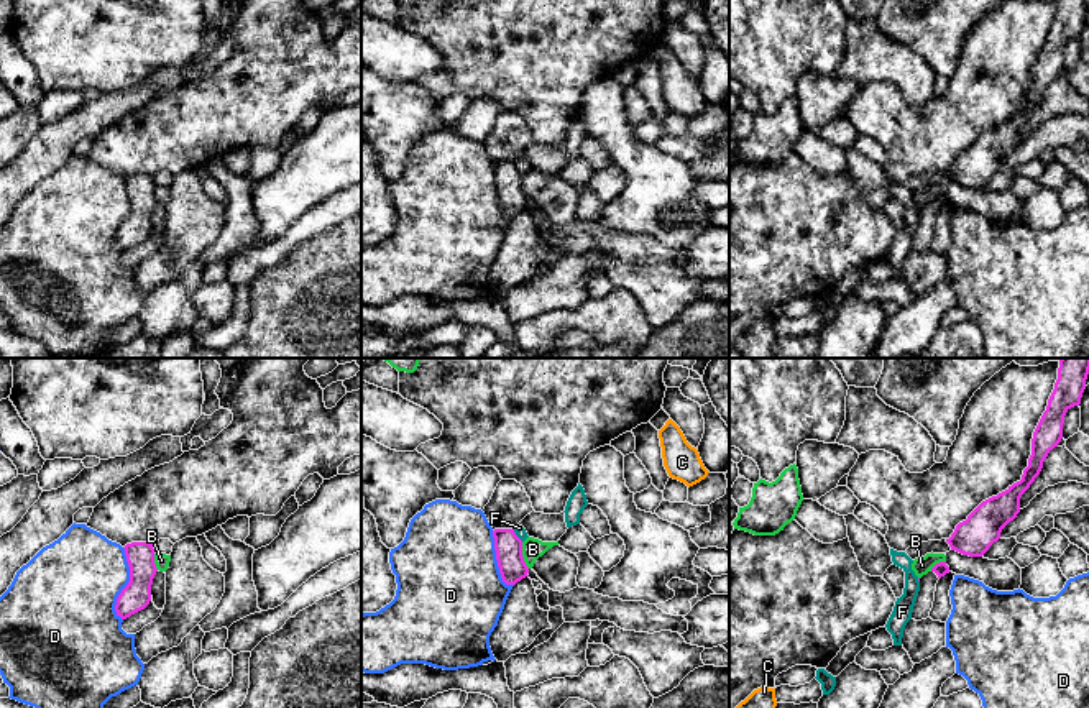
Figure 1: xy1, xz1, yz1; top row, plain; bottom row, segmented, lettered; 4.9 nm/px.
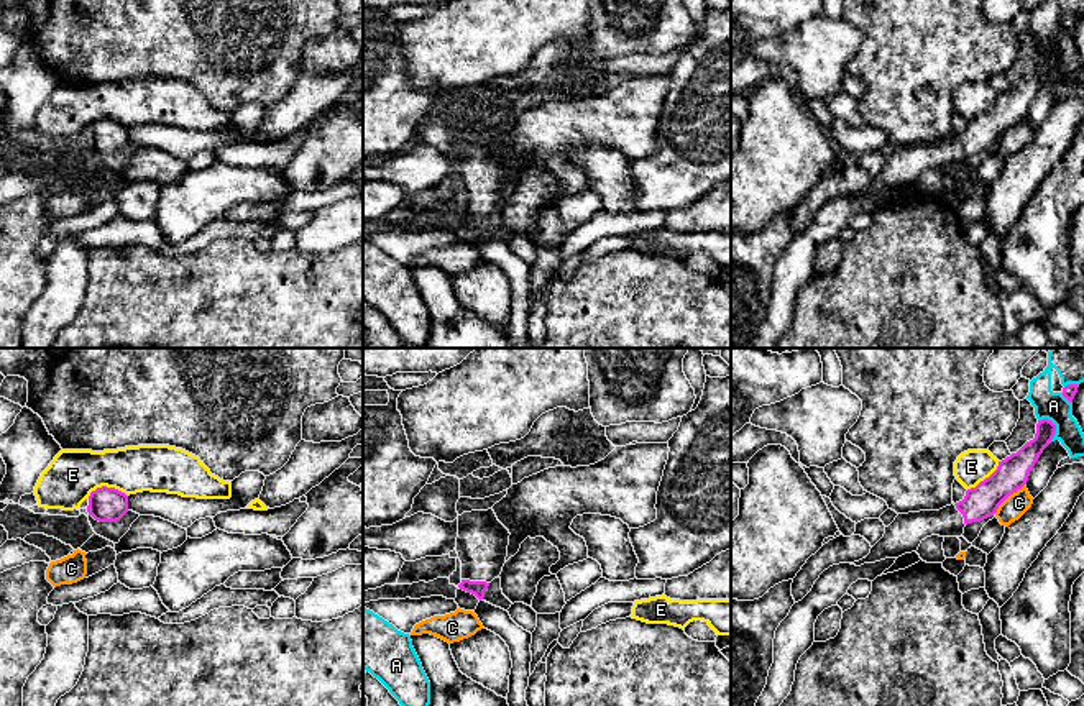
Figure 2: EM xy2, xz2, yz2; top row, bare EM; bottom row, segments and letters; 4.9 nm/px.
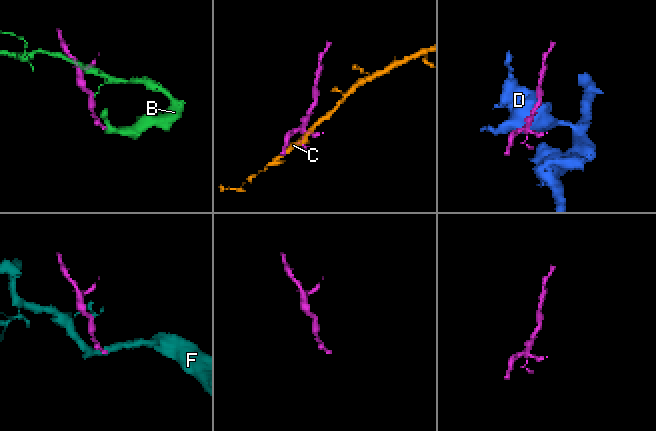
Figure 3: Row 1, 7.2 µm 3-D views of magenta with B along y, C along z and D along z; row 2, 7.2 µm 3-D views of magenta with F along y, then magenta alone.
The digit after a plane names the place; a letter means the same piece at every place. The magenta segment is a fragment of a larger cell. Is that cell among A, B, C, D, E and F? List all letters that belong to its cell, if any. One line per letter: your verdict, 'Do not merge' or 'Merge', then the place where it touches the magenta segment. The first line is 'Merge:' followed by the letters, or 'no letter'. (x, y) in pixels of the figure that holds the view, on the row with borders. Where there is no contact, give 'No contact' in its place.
Merge: no letter
A: Do not merge. Touches magenta at yz2 (1055, 429)
B: Do not merge. Touches magenta at xz1 (521, 556)
C: Do not merge. Touches magenta at yz2 (1007, 496)
D: Do not merge. Touches magenta at xy1 (128, 583)
E: Do not merge. Touches magenta at xy2 (105, 486)
F: Do not merge. Touches magenta at xz1 (516, 536)

